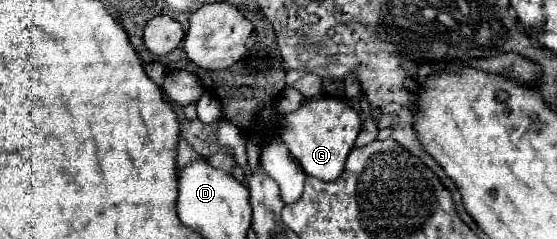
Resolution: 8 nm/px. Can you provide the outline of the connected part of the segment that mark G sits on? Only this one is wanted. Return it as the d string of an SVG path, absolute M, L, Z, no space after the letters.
M317 97L305 101L297 111L287 113L281 123L281 139L303 171L321 181L335 181L345 167L345 159L361 131L361 119L353 107L337 97Z

